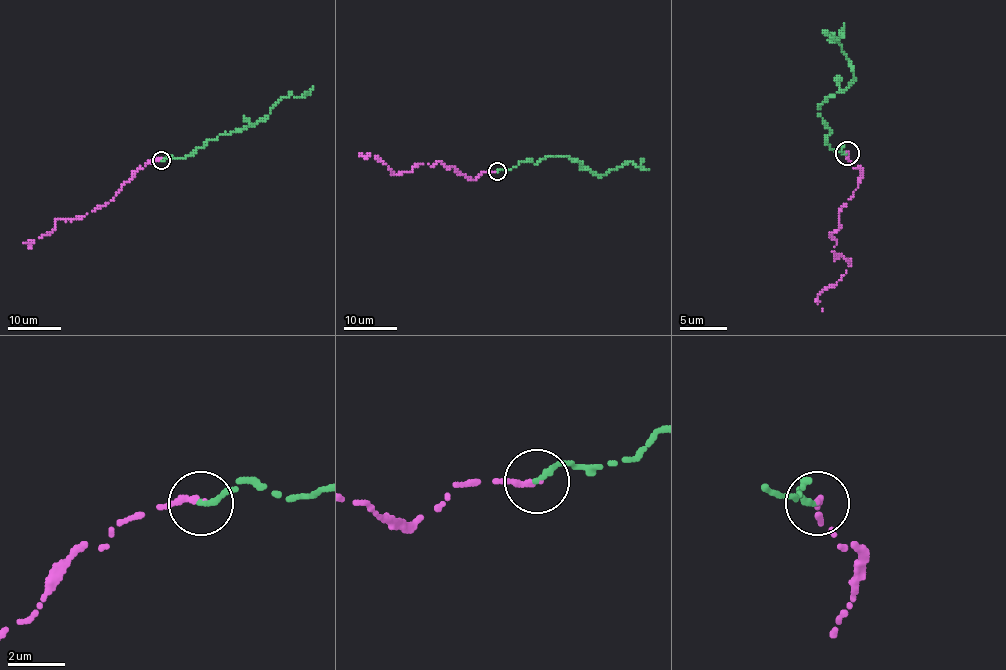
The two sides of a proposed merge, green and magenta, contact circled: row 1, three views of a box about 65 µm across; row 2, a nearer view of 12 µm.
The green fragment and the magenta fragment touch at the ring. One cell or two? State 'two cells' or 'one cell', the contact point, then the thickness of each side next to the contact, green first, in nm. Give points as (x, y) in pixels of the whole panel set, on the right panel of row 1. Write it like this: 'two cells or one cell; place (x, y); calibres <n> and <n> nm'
one cell; place (847, 153); calibres 220 and 200 nm

